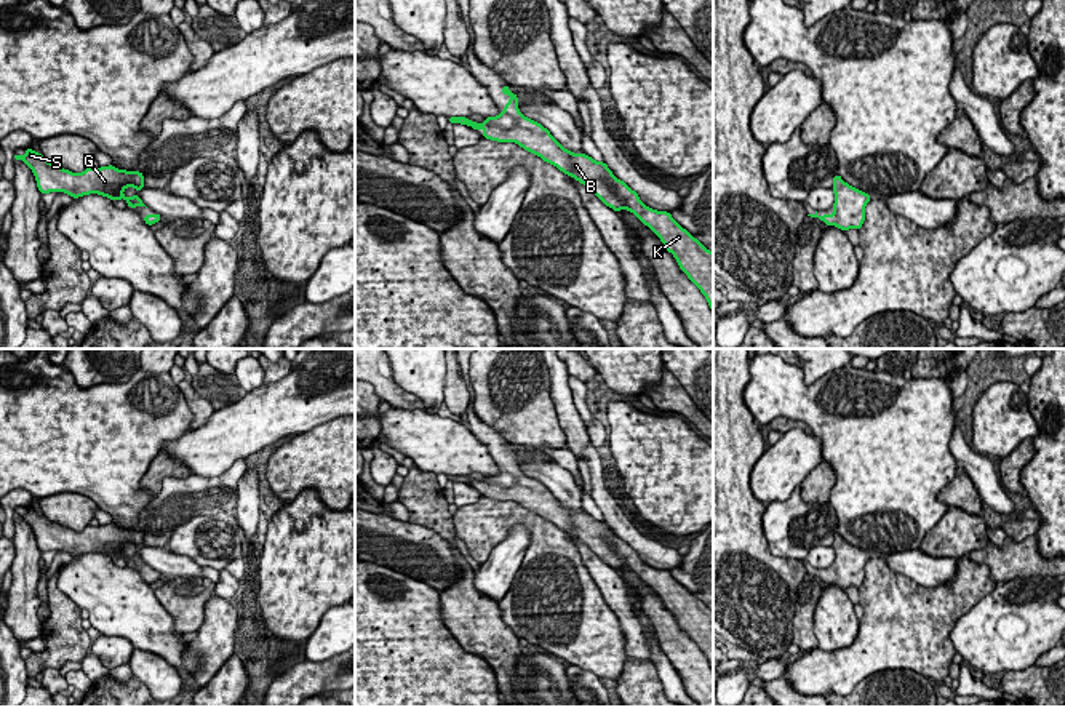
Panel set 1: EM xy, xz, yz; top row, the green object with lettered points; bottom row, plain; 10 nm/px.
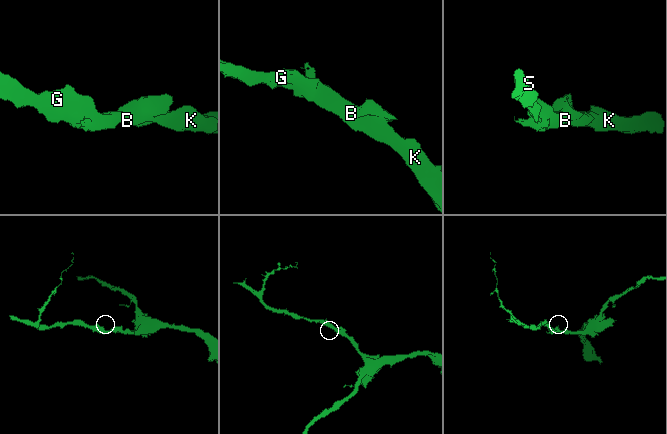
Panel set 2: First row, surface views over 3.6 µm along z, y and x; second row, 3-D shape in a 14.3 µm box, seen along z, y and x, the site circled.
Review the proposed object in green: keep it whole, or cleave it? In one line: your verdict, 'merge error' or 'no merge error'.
no merge error

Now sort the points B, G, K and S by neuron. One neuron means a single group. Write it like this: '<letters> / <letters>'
B G K S

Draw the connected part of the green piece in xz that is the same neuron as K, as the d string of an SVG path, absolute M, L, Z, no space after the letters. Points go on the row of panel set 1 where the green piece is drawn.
M509 85L501 91L512 99L497 117L488 117L483 123L470 122L467 117L448 117L448 122L481 130L485 139L515 142L584 184L614 211L628 210L633 213L660 238L680 269L705 296L713 312L713 253L683 229L668 211L646 206L638 194L617 179L604 162L595 162L585 154L564 149L547 128L526 118L518 109L518 96L509 90Z

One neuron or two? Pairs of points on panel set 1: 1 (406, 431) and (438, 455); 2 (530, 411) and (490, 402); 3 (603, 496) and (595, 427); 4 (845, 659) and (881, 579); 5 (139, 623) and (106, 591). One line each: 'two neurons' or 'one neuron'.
1: one neuron
2: one neuron
3: two neurons
4: one neuron
5: one neuron

